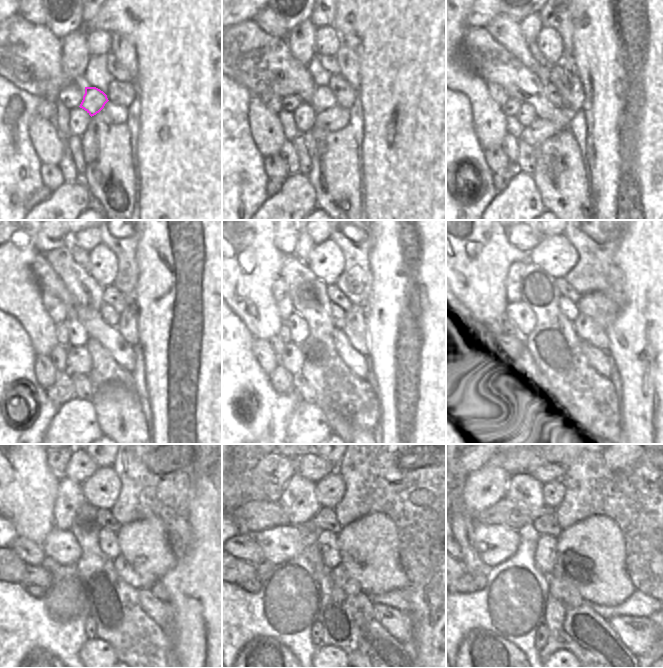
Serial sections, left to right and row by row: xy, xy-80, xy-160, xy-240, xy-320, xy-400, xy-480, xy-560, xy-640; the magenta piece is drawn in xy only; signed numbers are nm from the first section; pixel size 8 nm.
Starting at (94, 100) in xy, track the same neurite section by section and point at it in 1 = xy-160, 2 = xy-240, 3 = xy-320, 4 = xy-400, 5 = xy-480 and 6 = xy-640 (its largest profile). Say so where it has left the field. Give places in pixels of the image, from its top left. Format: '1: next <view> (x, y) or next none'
1: next xy-160 (552, 93)
2: next xy-240 (110, 316)
3: next xy-320 (338, 315)
4: next xy-400 (562, 317)
5: next xy-480 (108, 543)
6: next xy-640 (546, 552)

